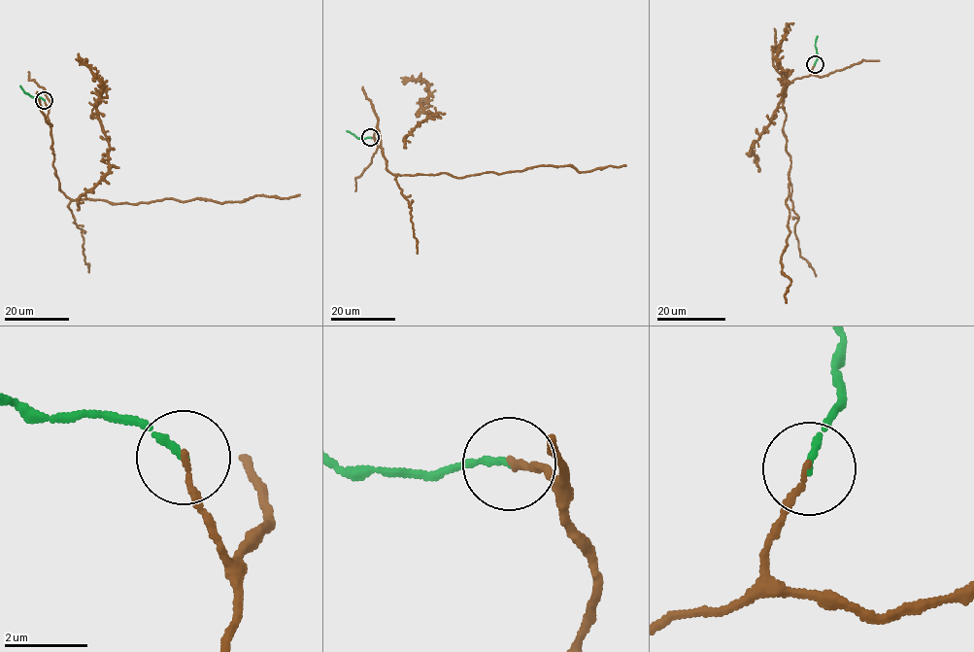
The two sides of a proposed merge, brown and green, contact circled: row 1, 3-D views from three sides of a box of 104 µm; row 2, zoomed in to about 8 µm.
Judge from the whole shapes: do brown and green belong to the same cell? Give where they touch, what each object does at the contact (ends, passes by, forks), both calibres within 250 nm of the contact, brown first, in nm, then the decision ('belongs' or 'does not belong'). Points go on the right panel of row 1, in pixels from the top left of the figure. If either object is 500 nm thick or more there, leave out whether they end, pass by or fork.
place (815, 64); brown ends; green ends; calibres 140 and 160 nm; belongs

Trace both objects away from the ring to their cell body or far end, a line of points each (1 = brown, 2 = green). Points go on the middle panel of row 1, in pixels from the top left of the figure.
1: (371, 137), (377, 126), (386, 168), (392, 174), (465, 177), (544, 165), (581, 172), (626, 166)
2: (371, 137), (358, 138), (347, 131)

